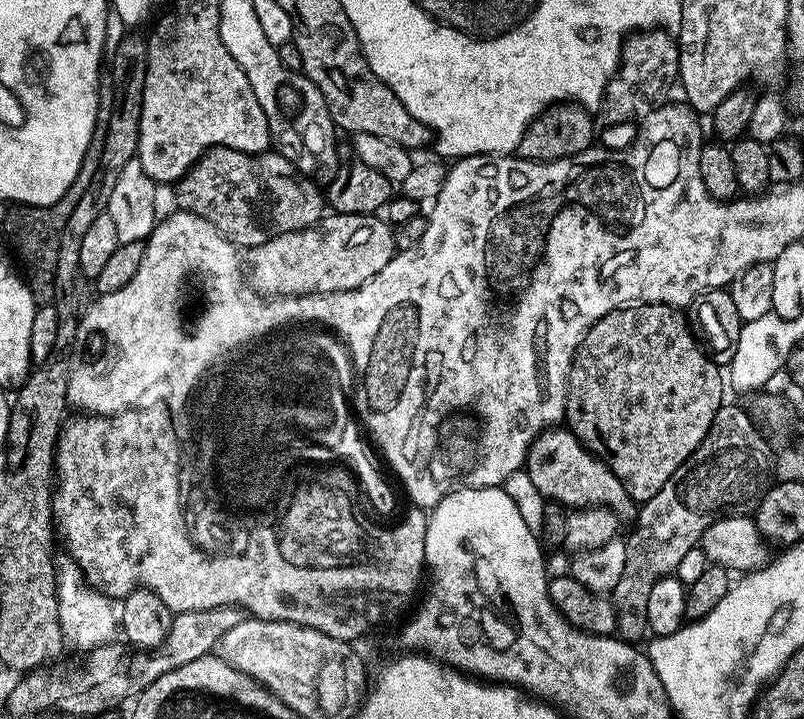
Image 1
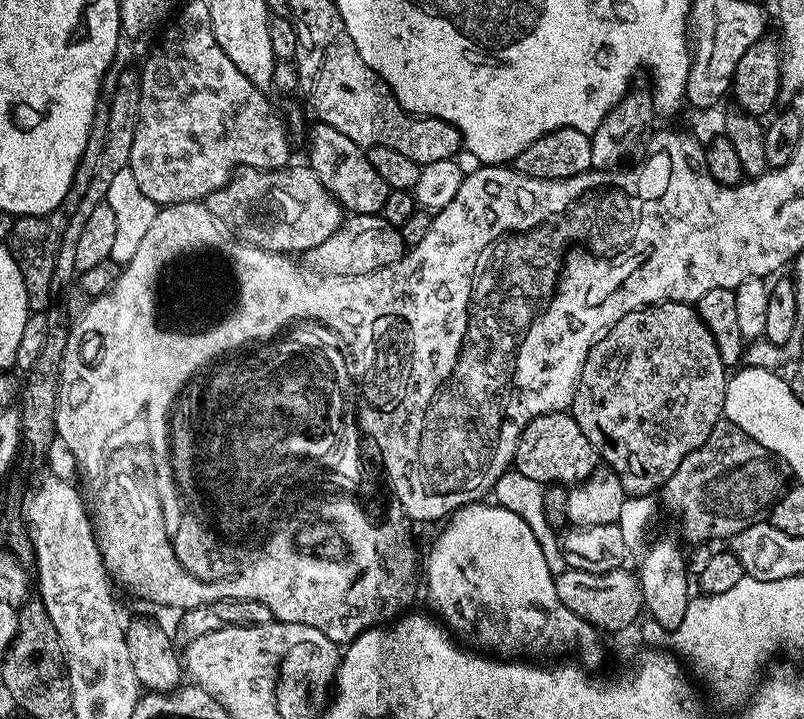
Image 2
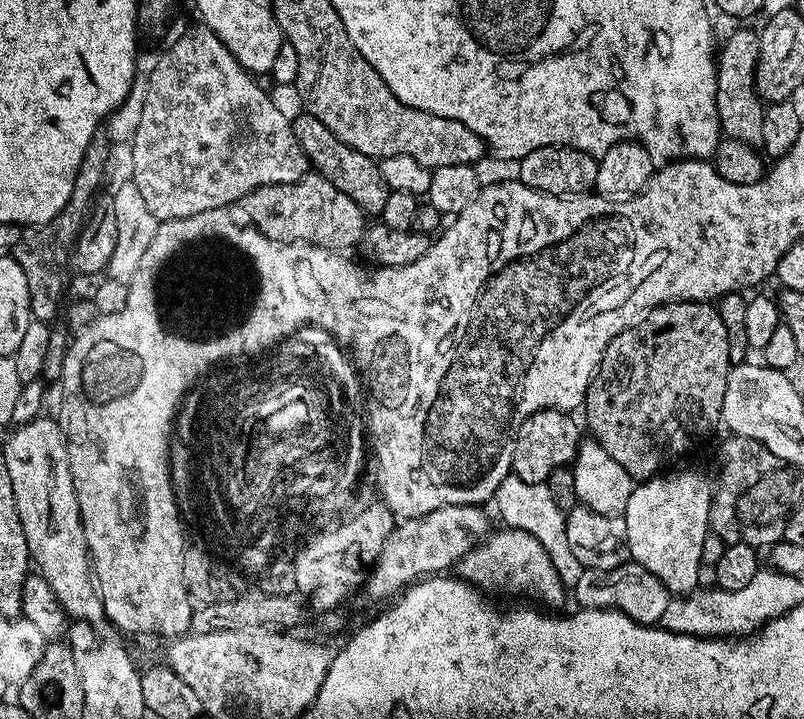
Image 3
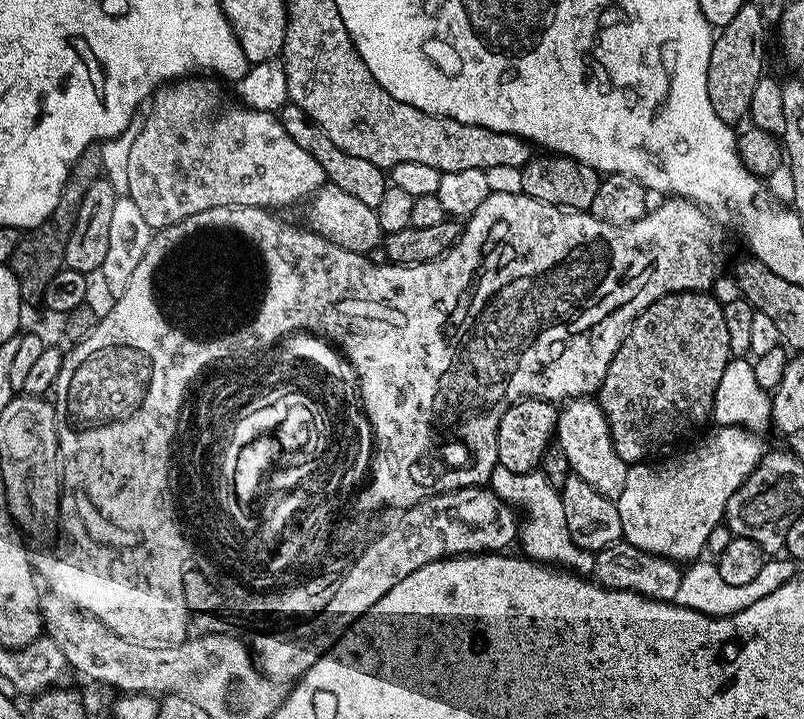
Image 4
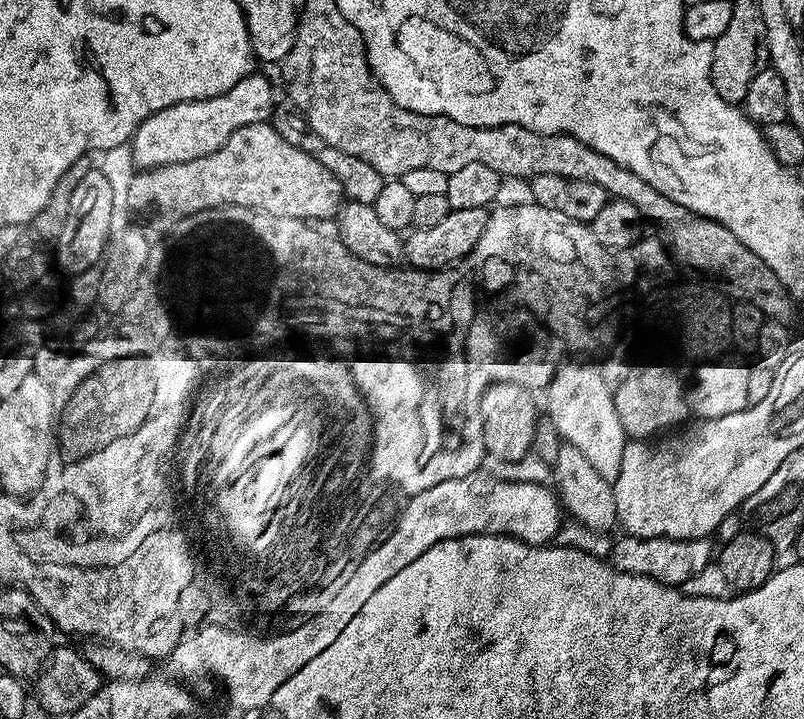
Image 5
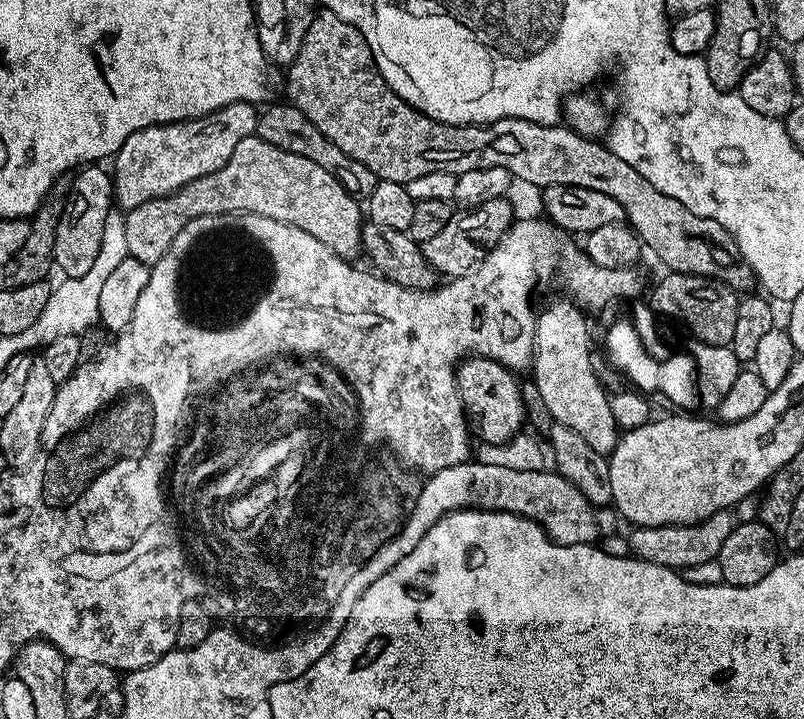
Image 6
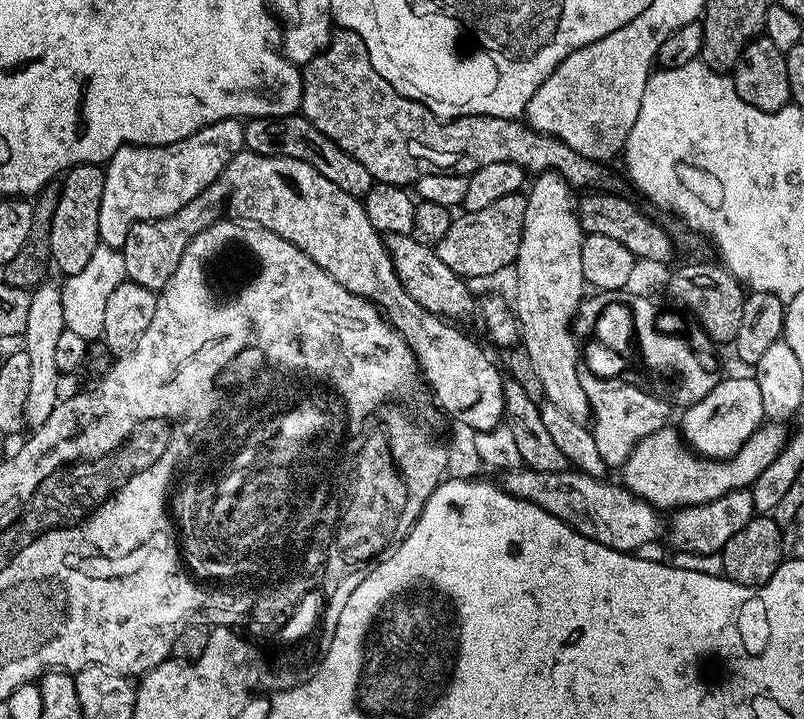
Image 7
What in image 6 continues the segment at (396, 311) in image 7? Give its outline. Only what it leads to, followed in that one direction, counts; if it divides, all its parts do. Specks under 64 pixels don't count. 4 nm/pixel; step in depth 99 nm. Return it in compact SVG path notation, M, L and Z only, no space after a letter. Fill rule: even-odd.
M255 134L242 138L230 154L230 162L194 182L179 188L168 196L153 196L144 200L142 206L127 209L126 246L131 259L146 265L153 265L166 254L170 242L194 218L227 212L257 212L266 218L298 226L306 234L314 234L335 256L356 258L360 256L362 245L362 208L357 197L352 196L336 181L334 174L326 174L322 166L302 158L302 154L290 154L270 146L262 137ZM474 356L465 359L456 369L456 388L460 391L460 401L464 407L464 415L468 417L471 431L476 432L479 438L486 444L501 444L510 438L514 438L526 424L526 413L524 411L524 399L520 393L521 381L515 380L513 369L494 362L485 356Z

